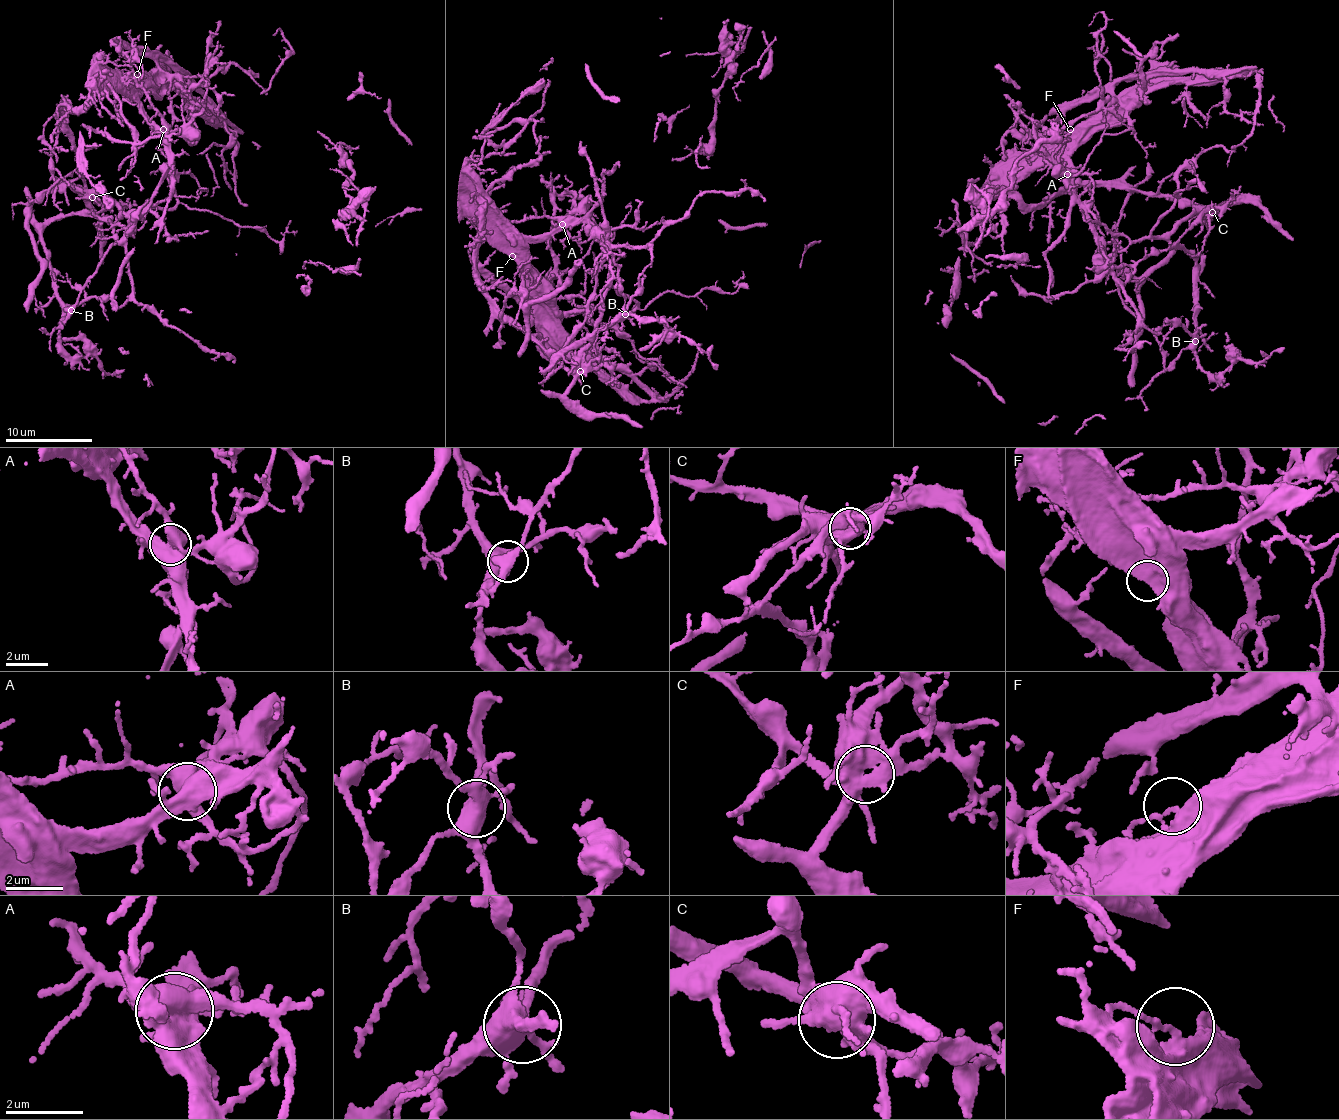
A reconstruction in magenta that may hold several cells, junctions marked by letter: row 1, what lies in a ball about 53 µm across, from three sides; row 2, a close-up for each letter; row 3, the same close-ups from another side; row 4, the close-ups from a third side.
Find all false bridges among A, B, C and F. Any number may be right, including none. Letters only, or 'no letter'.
A, C

